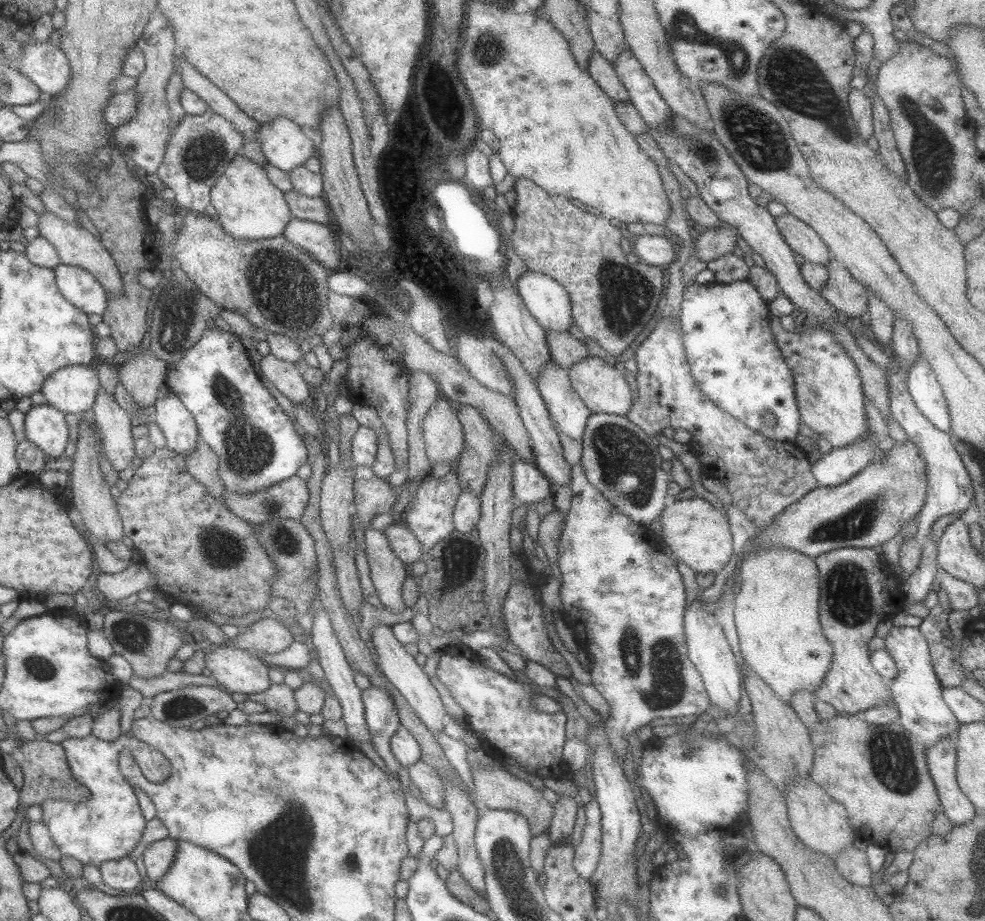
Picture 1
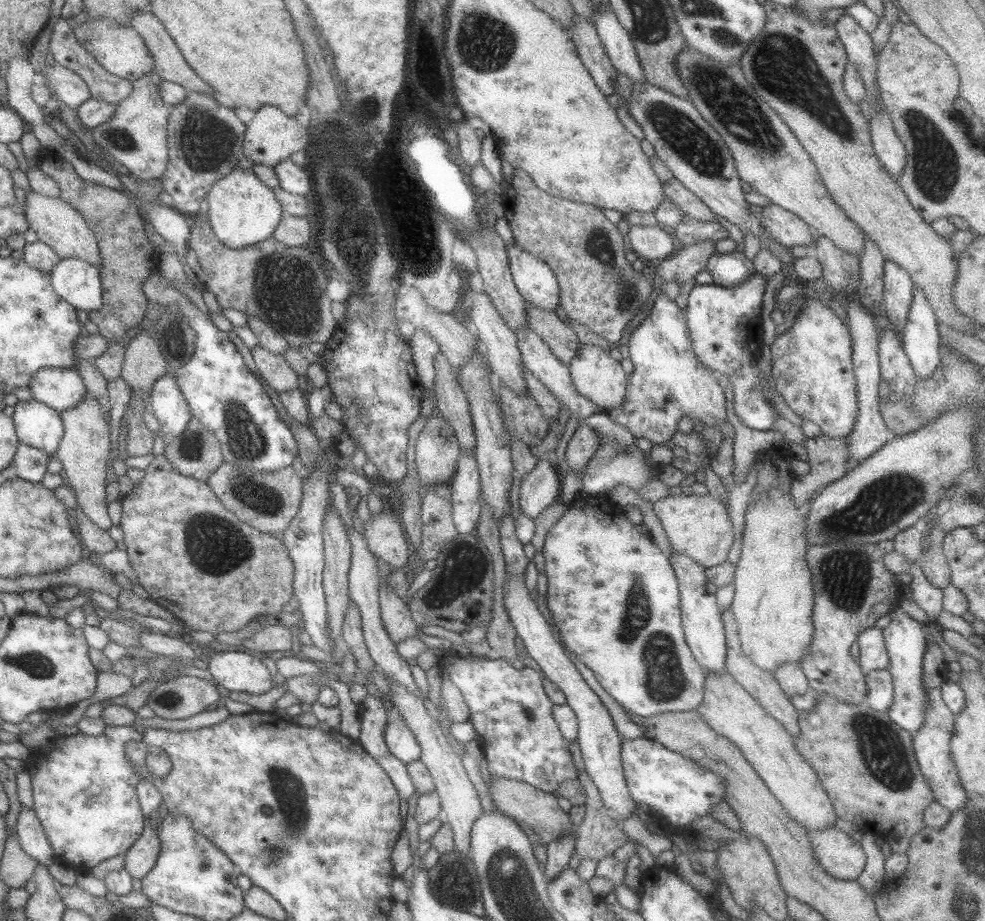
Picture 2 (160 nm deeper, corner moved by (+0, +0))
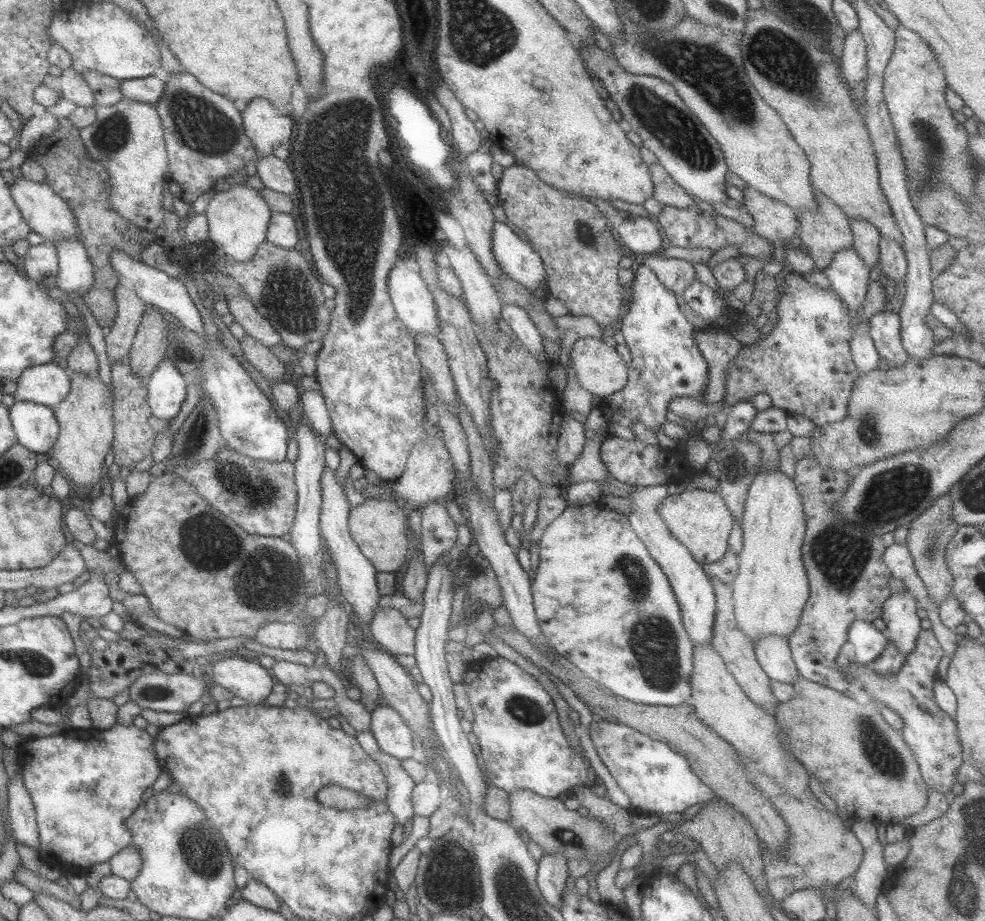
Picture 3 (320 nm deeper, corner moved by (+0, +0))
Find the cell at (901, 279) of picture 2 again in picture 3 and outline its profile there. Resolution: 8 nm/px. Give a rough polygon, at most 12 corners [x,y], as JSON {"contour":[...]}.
{"contour":[[881,237],[882,274],[903,287],[907,258],[902,246]]}

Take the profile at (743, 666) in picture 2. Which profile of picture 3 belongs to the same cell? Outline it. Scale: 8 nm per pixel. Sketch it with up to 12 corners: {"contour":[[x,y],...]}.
{"contour":[[730,585],[716,595],[712,645],[758,706],[782,704],[739,629]]}

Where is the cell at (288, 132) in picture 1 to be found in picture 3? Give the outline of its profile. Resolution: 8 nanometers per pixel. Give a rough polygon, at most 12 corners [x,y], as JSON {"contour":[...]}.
{"contour":[[268,100],[241,105],[245,133],[256,147],[244,168],[250,178],[260,158],[288,144],[293,116],[284,116]]}

